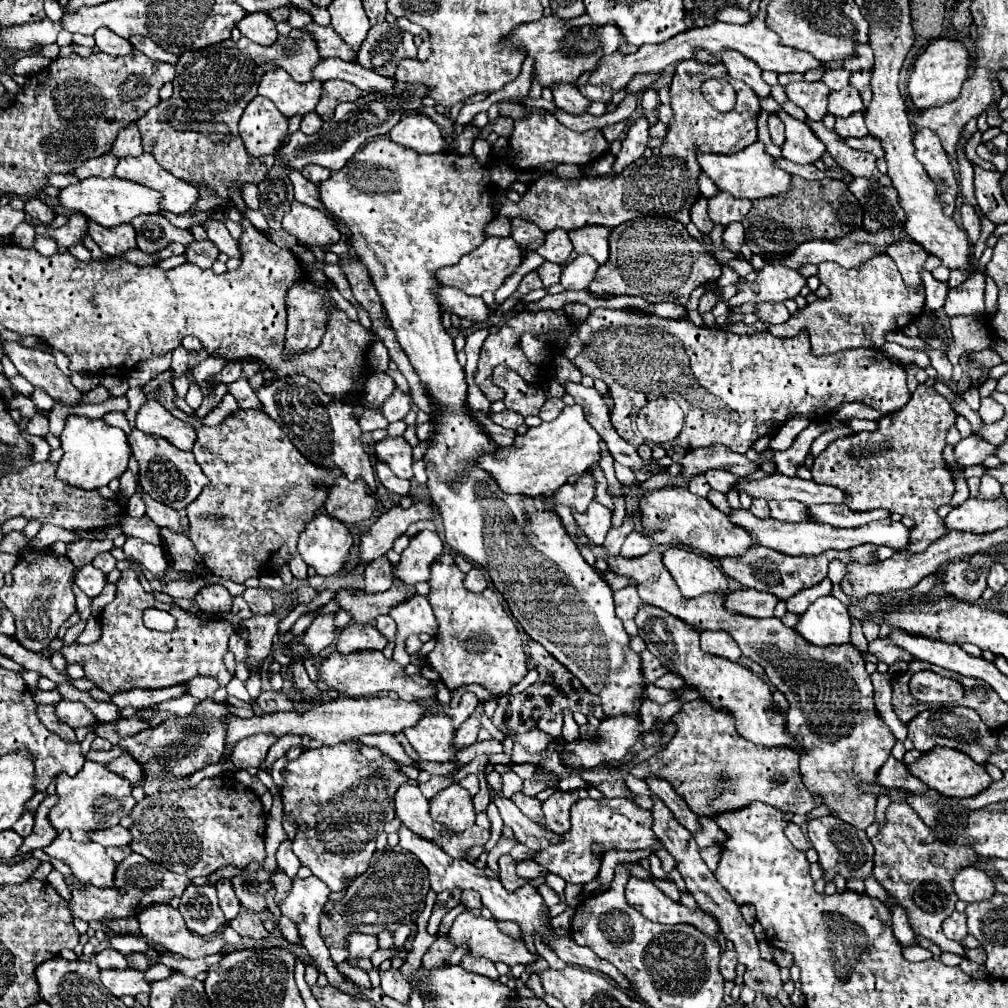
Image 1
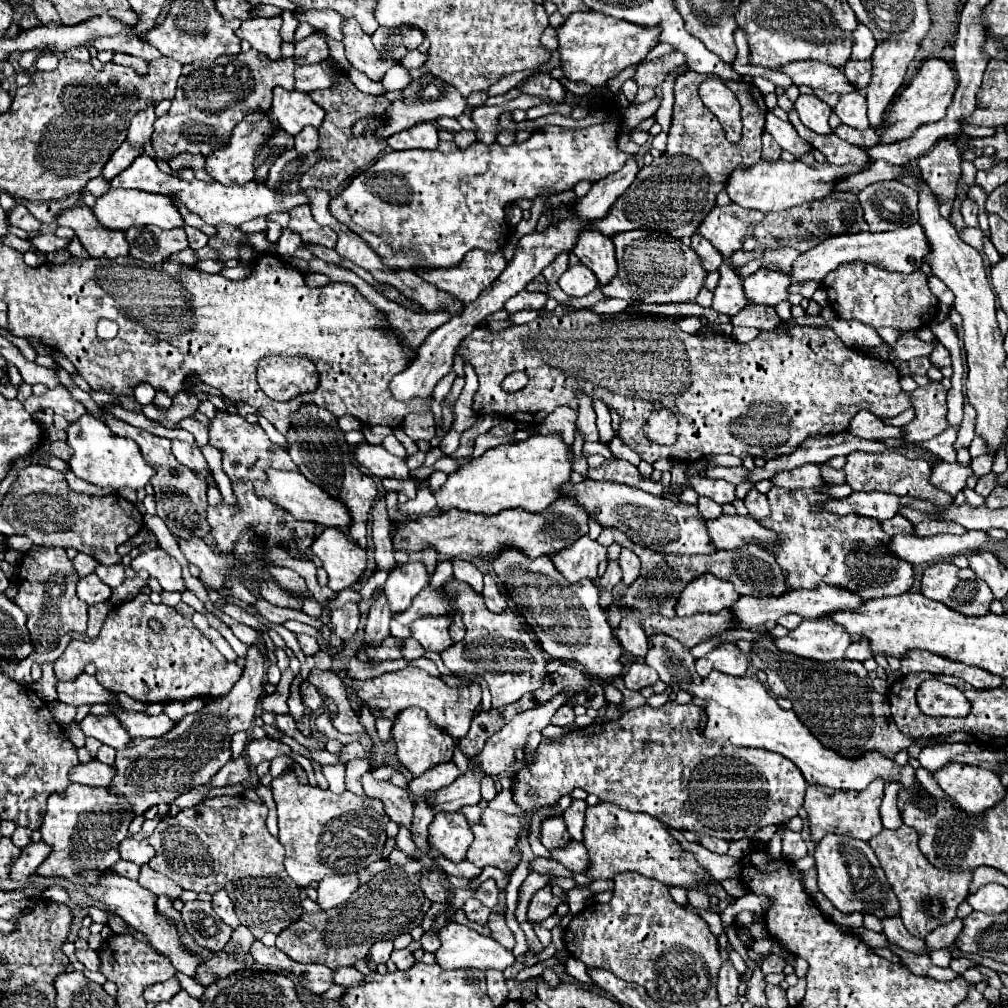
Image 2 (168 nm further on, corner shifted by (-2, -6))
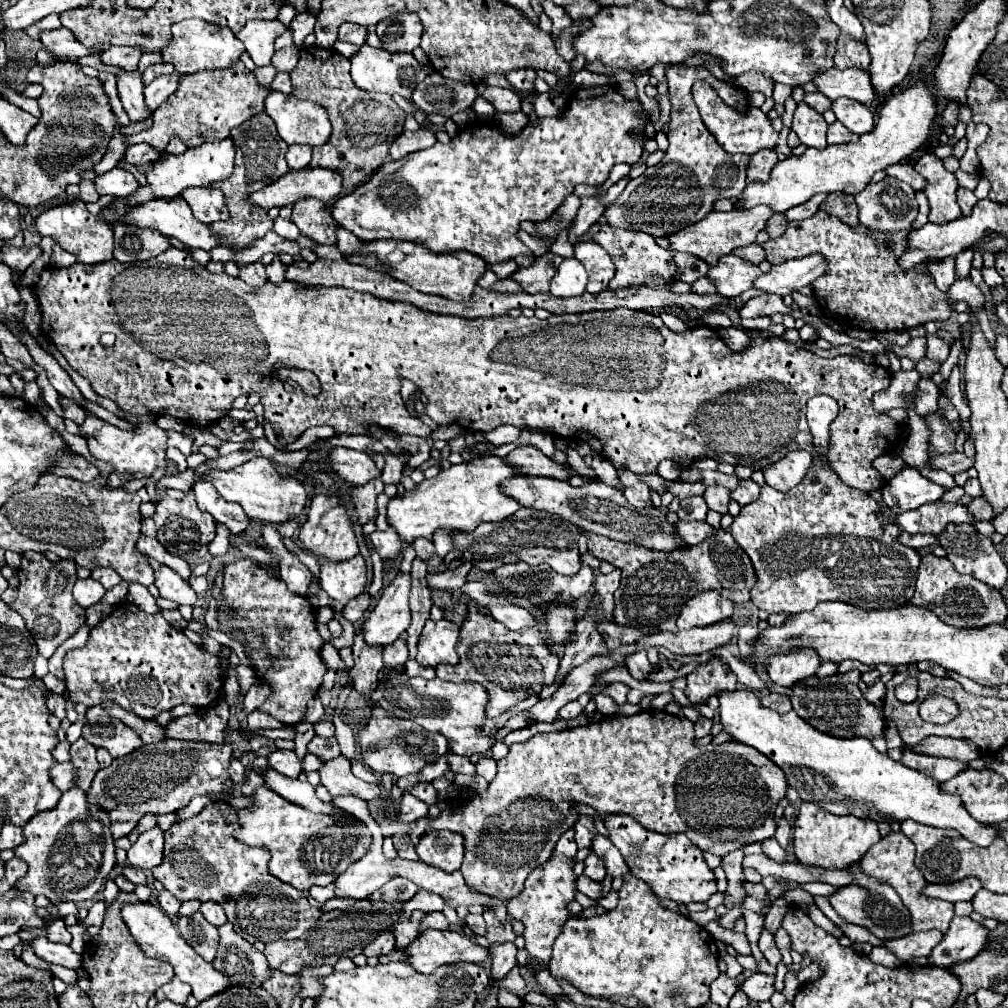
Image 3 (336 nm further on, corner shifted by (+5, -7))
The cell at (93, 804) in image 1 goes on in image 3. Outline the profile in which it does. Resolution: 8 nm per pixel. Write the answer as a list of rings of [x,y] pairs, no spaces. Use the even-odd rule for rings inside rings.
[[[78,787],[62,793],[54,811],[44,811],[24,825],[24,843],[18,845],[14,853],[28,865],[28,873],[18,879],[16,889],[22,893],[30,891],[32,895],[44,895],[52,903],[92,899],[116,865],[110,825],[94,817],[86,803],[86,793]],[[88,857],[92,857],[92,865]]]

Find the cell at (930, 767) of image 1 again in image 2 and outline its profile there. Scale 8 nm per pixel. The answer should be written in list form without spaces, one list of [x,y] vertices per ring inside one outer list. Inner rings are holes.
[[[959,762],[941,766],[933,772],[933,778],[941,790],[967,814],[983,814],[987,808],[1001,802],[1007,792],[999,780],[999,774],[989,774],[989,770]]]

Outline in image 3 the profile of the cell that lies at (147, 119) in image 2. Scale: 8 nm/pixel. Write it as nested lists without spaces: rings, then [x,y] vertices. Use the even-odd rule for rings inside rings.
[[[174,71],[170,75],[162,75],[158,79],[154,79],[150,85],[144,87],[144,95],[146,95],[146,103],[150,109],[158,109],[160,103],[164,103],[176,89],[180,83],[180,73]]]

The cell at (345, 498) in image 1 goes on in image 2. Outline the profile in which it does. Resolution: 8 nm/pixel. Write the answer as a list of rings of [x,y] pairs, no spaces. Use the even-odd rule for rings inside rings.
[[[269,470],[269,480],[265,484],[257,482],[257,494],[271,498],[271,502],[289,510],[297,520],[309,520],[315,524],[335,526],[335,528],[345,528],[345,530],[349,530],[349,526],[351,526],[351,514],[349,514],[349,508],[345,506],[345,502],[341,498],[329,496],[325,490],[321,490],[313,482],[309,482],[301,472]]]

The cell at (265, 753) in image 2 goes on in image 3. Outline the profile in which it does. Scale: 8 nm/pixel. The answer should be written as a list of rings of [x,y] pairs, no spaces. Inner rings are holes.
[[[282,749],[274,751],[272,755],[268,755],[268,765],[290,779],[296,779],[302,773],[300,759],[296,757],[294,751],[282,751]]]

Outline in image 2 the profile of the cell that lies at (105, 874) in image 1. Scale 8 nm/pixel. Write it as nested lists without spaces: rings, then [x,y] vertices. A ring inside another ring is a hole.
[[[107,868],[99,874],[97,878],[97,884],[85,884],[83,890],[87,892],[87,896],[91,896],[95,902],[103,902],[107,906],[107,910],[115,912],[117,916],[121,916],[129,926],[133,926],[135,930],[147,934],[149,942],[153,944],[153,948],[157,952],[161,952],[163,956],[167,956],[171,960],[171,964],[175,966],[175,970],[183,972],[185,976],[193,978],[195,976],[195,968],[199,966],[199,958],[193,956],[181,942],[181,936],[177,932],[177,928],[163,916],[159,916],[159,912],[155,910],[155,902],[157,902],[157,896],[149,894],[149,890],[141,888],[137,884],[137,880],[129,880],[125,876],[121,876],[119,872],[115,872],[113,868]]]

